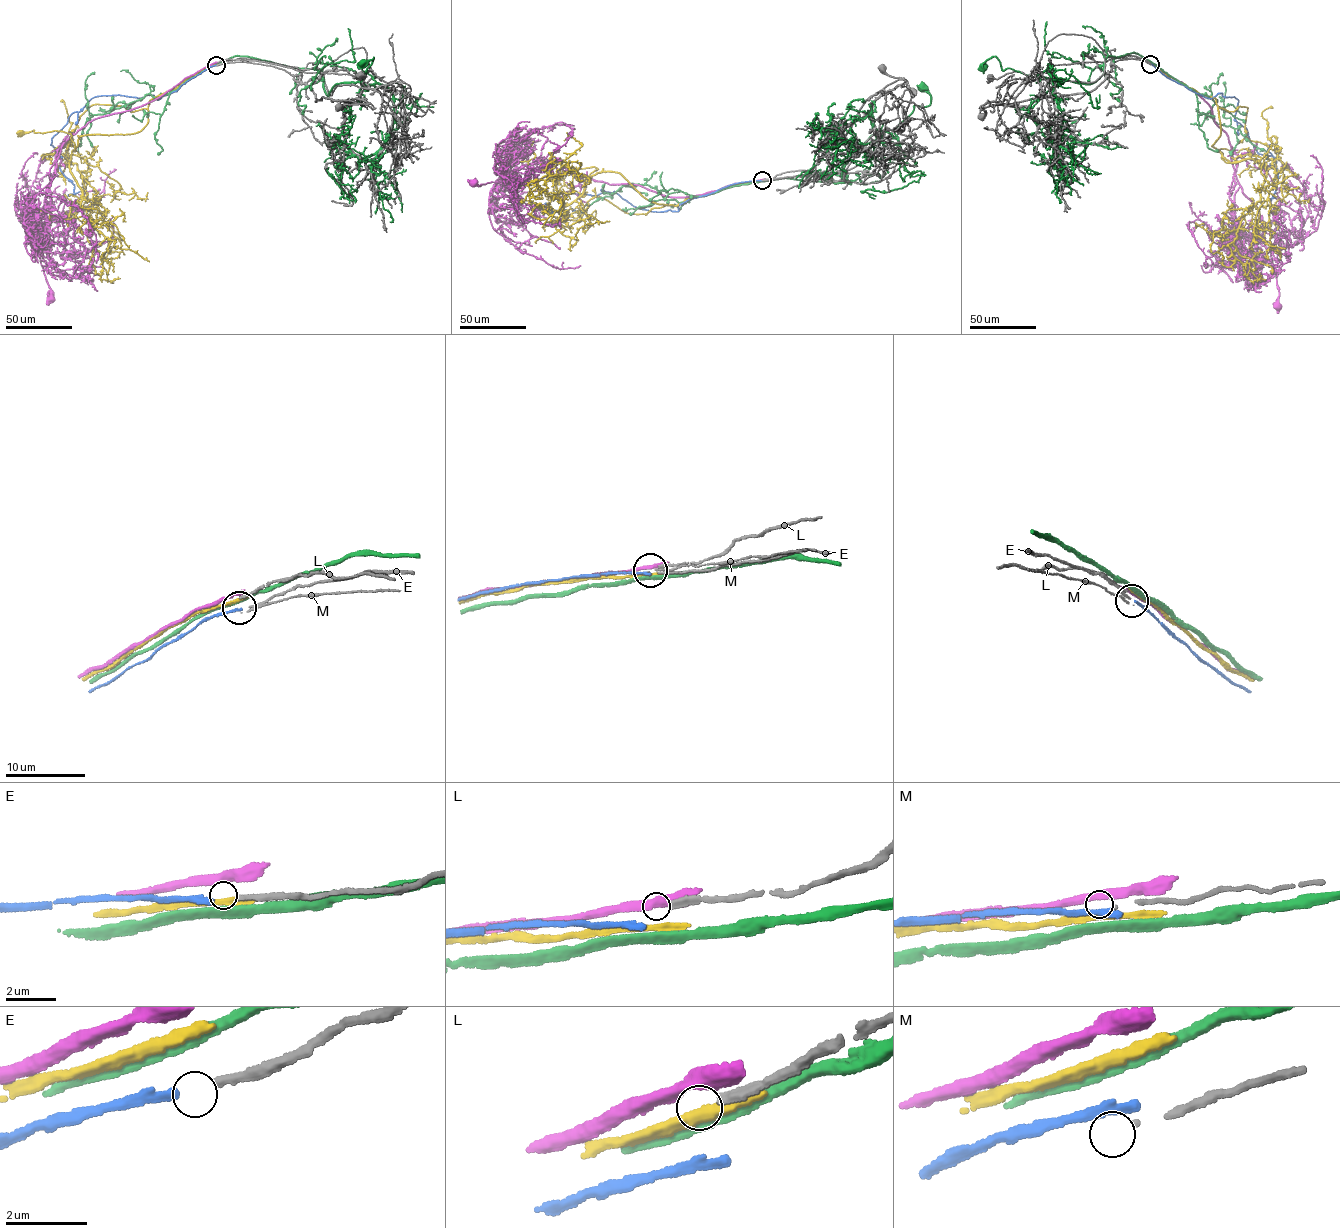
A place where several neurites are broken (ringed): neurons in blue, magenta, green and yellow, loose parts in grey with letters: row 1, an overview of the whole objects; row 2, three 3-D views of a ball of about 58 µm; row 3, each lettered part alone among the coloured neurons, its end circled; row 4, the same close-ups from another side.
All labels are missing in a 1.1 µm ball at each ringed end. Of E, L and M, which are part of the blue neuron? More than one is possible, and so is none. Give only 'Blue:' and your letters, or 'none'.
Blue: E

